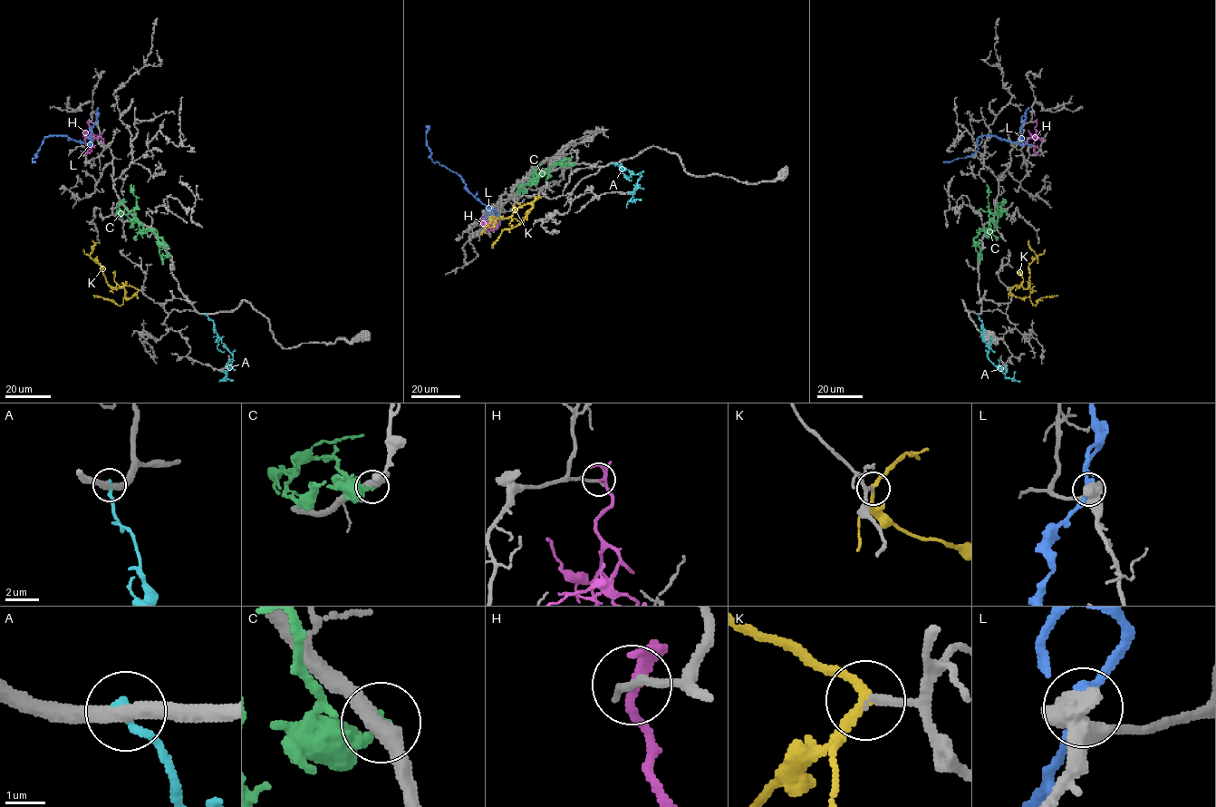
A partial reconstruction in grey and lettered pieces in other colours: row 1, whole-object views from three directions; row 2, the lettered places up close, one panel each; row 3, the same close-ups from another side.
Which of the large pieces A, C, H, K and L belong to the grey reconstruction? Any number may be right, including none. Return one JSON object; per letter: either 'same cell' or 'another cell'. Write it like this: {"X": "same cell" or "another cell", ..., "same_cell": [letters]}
{"A": "another cell", "C": "another cell", "H": "another cell", "K": "same cell", "L": "another cell", "same_cell": ["K"]}

